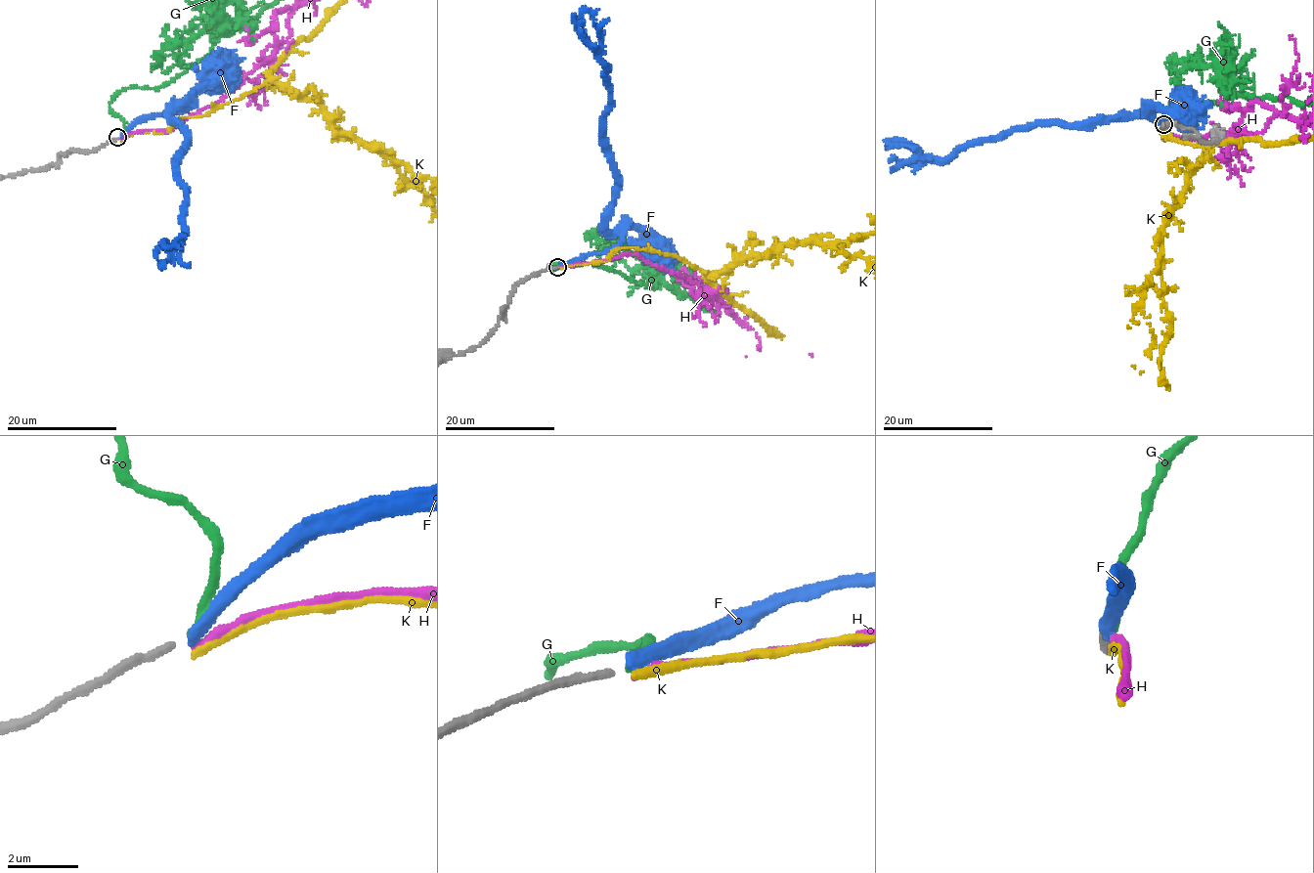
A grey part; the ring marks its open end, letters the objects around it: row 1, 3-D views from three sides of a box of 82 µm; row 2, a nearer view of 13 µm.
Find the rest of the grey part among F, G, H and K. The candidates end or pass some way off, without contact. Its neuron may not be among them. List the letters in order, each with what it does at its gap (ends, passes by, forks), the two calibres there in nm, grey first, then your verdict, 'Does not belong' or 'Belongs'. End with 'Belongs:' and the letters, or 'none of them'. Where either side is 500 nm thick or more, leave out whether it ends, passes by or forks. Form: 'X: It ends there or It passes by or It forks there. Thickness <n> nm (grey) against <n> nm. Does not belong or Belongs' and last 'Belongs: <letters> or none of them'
F: It ends there. Thickness 200 nm (grey) against 320 nm. Does not belong
G: It ends there. Thickness 200 nm (grey) against 200 nm. Belongs
H: It ends there. Thickness 200 nm (grey) against 240 nm. Does not belong
K: It ends there. Thickness 200 nm (grey) against 240 nm. Does not belong
Belongs: G

